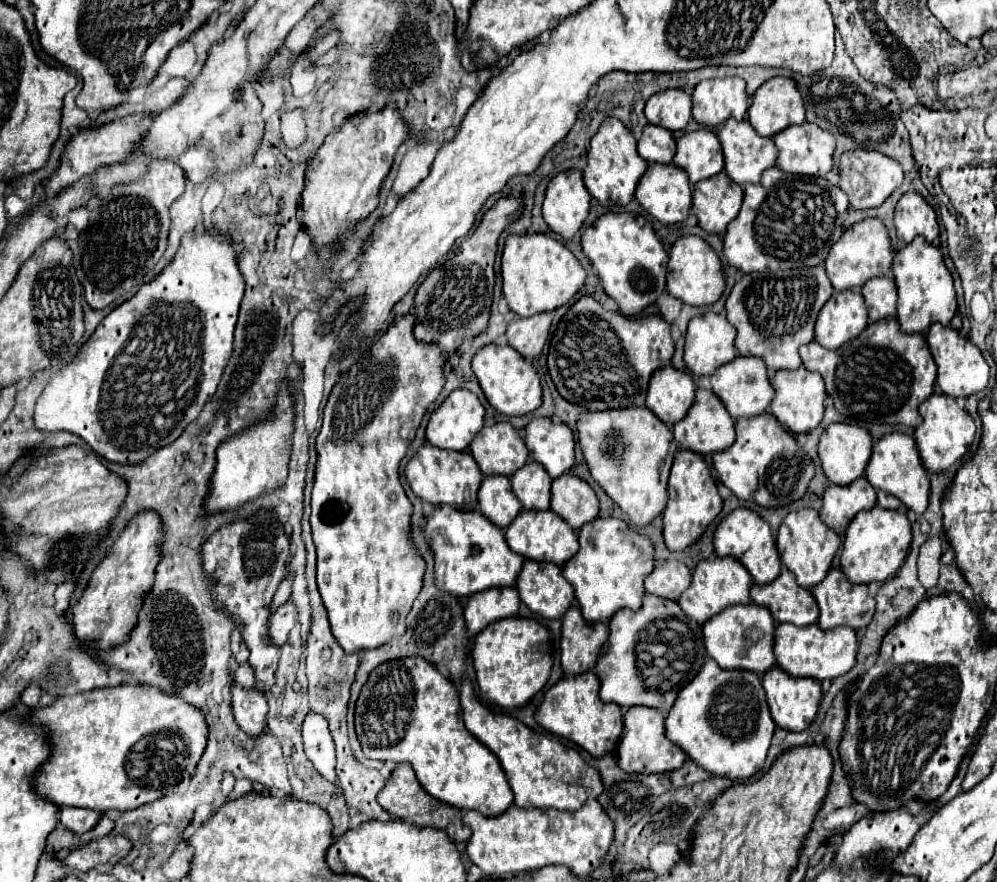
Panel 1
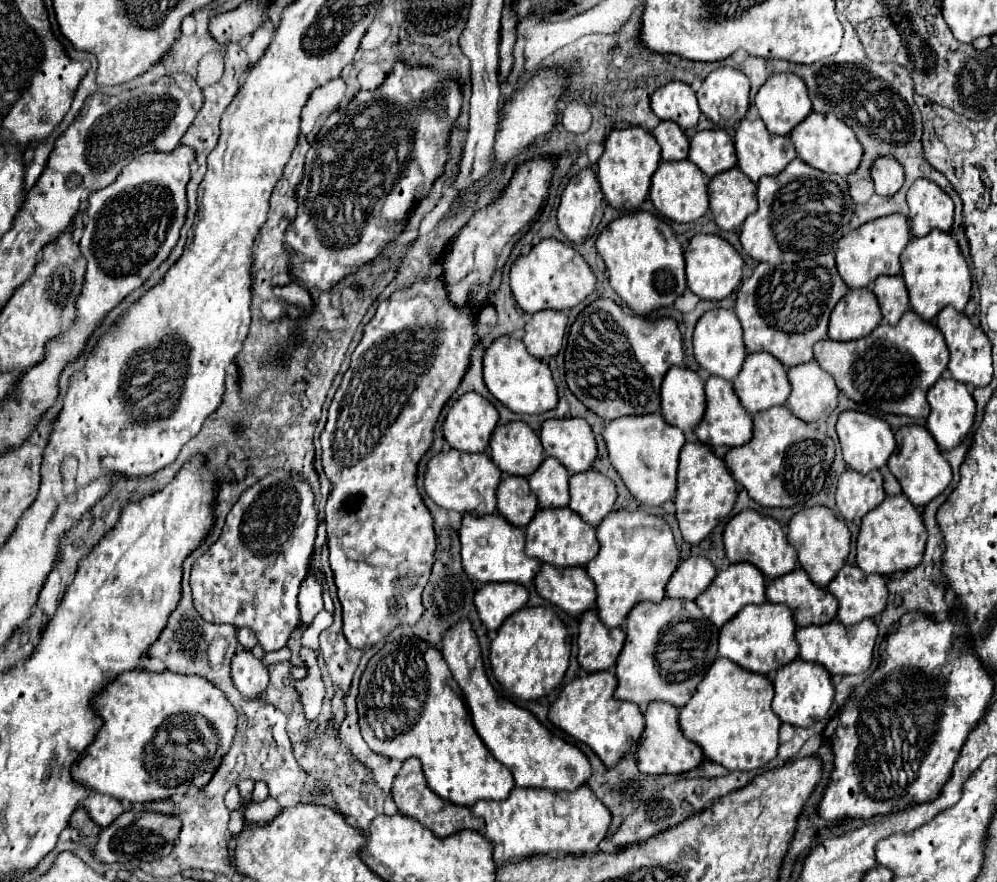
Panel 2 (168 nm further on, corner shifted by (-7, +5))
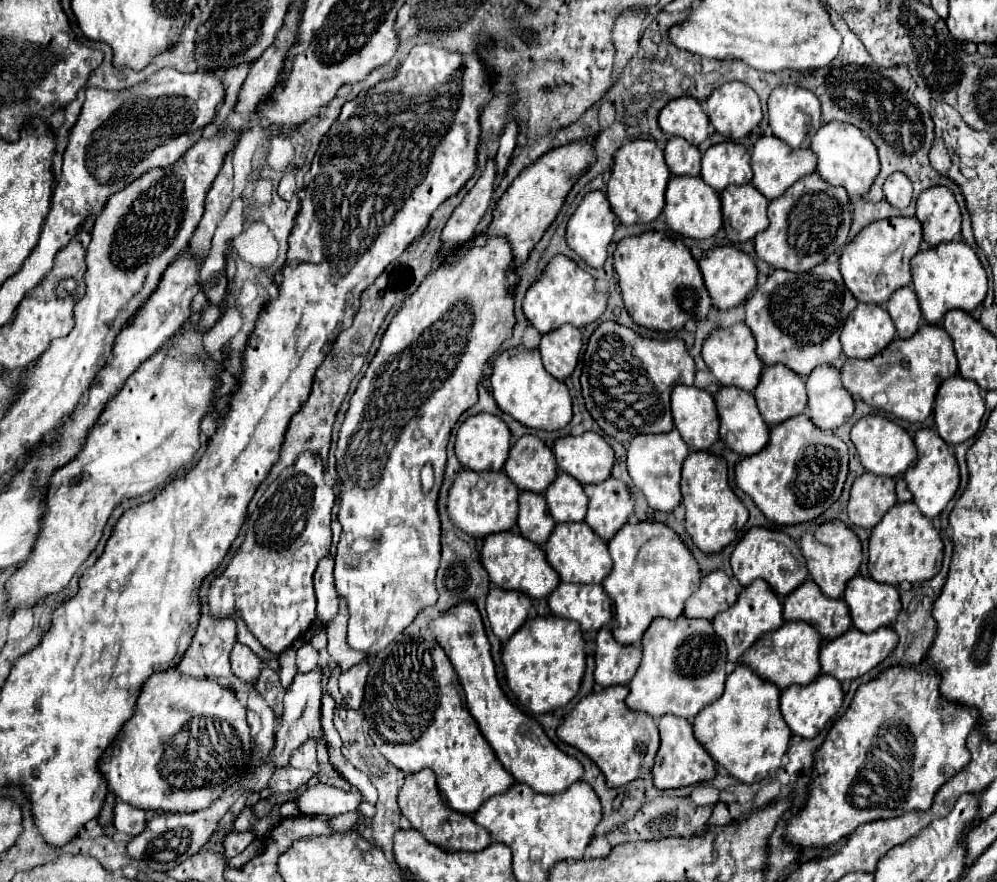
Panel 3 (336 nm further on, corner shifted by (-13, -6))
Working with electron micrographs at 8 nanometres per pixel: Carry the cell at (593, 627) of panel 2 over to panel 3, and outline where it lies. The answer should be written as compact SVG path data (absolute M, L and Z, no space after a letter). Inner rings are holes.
M603 627L597 633L597 649L595 649L595 683L601 687L609 687L609 685L627 685L637 667L641 663L641 647L637 645L621 645L613 639L611 629Z

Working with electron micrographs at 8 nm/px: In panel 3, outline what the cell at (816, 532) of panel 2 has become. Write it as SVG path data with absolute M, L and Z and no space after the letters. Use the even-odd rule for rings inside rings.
M839 519L835 521L827 521L823 525L815 525L809 527L803 535L801 535L801 553L807 559L807 567L809 573L813 577L813 581L821 587L821 591L831 597L831 599L839 599L841 593L845 591L845 585L851 577L857 575L859 565L863 561L863 553L861 553L861 541L859 537Z

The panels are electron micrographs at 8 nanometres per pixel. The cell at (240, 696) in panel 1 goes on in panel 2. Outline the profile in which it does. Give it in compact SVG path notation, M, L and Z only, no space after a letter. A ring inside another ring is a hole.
M249 650L235 654L231 664L231 678L237 690L245 698L261 698L261 694L267 690L269 684L269 672L267 666L257 660Z

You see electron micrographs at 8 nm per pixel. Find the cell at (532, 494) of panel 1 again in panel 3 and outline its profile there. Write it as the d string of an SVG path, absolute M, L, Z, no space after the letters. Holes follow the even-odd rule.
M567 473L557 475L557 479L545 491L545 499L557 523L583 521L587 515L587 495L583 485Z

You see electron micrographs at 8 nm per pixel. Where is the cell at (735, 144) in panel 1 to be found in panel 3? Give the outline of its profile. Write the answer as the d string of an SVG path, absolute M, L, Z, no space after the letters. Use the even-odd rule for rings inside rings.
M763 135L753 145L751 167L753 167L753 185L771 201L775 197L781 197L801 177L815 173L817 159L811 149L791 149L787 143L783 143L775 135Z

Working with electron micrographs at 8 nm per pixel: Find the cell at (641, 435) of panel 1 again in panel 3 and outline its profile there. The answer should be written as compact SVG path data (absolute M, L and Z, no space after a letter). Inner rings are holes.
M673 429L661 435L637 435L631 439L627 449L627 469L633 483L645 493L647 503L655 511L673 511L681 503L681 465L689 453L689 447L681 439L679 431Z

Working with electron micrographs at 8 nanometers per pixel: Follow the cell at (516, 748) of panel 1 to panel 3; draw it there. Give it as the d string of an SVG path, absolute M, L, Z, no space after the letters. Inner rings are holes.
M459 603L459 607L453 607L451 611L447 611L447 615L439 615L437 619L433 619L429 623L429 629L433 631L437 643L443 647L459 675L459 681L465 689L465 703L469 713L477 721L483 737L489 741L503 767L511 771L515 781L529 785L537 793L549 795L561 793L571 783L581 781L581 763L555 747L555 743L545 735L543 727L535 719L519 711L499 687L495 663L491 659L491 645L475 603Z

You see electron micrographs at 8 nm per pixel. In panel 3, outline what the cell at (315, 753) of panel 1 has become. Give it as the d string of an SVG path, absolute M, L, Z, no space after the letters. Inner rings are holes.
M363 661L359 663L359 667L351 667L351 671L343 671L339 677L339 691L343 693L343 699L349 709L357 709L361 705L367 671L369 663Z

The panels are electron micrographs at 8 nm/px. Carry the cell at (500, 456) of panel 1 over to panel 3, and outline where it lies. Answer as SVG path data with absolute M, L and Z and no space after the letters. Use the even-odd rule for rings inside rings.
M533 435L521 437L509 451L503 471L521 491L543 493L557 475L553 451Z

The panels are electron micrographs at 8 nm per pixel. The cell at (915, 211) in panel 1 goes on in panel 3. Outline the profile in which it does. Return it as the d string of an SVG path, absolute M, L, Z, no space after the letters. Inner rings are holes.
M939 185L917 197L917 219L923 225L923 239L935 247L953 241L961 233L961 211L955 195Z

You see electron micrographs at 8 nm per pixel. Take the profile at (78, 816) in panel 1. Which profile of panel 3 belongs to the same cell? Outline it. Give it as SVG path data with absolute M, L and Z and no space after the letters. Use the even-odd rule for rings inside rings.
M117 801L113 825L115 825L117 831L127 833L129 837L139 835L145 829L145 825L147 825L147 811L131 807L131 805L123 803L123 801Z

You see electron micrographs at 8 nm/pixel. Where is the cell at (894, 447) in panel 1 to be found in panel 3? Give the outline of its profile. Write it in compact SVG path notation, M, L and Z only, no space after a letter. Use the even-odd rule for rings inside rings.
M921 429L915 433L915 445L919 451L917 461L907 469L905 473L905 481L909 491L913 493L913 503L921 509L921 513L929 519L937 517L945 505L953 499L953 495L959 489L959 465L957 459L951 451L951 447L947 443L943 443L943 439L939 439L939 435L935 435L933 429Z

